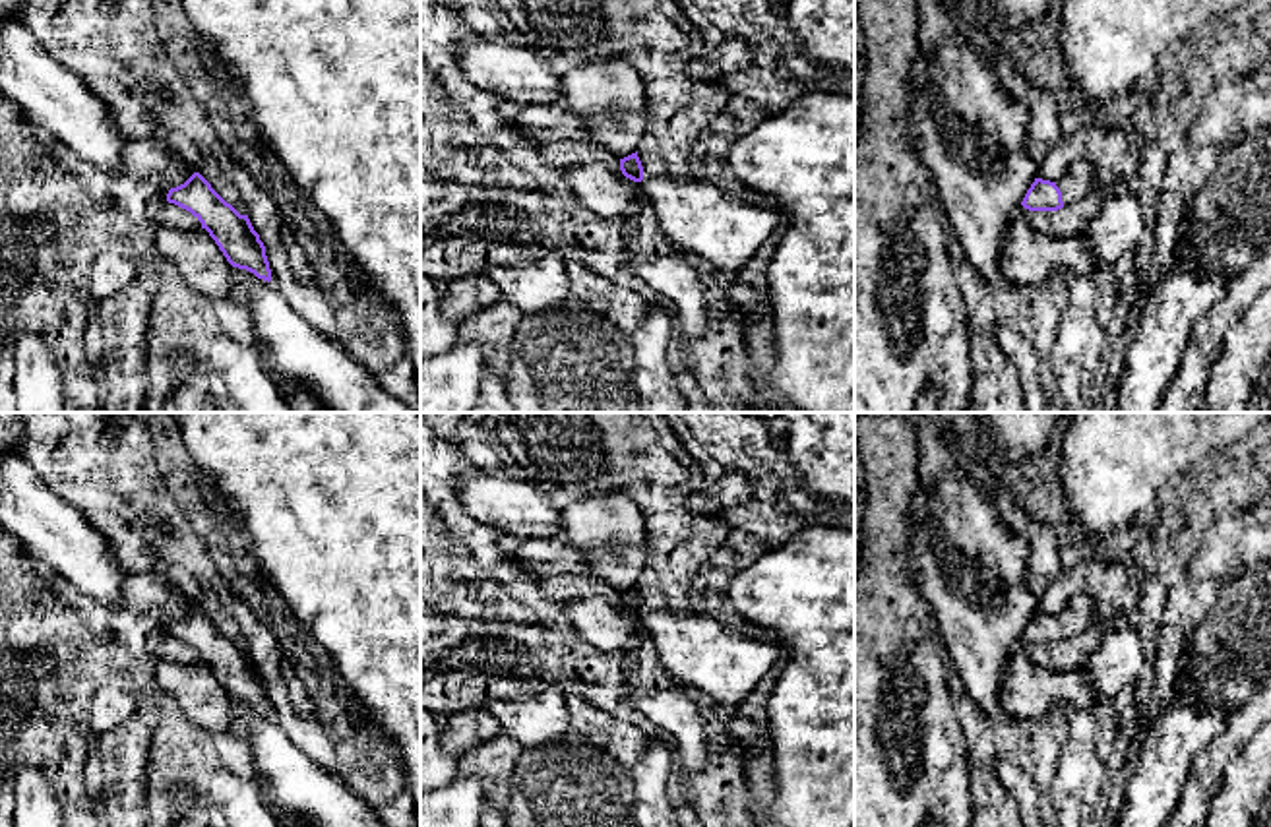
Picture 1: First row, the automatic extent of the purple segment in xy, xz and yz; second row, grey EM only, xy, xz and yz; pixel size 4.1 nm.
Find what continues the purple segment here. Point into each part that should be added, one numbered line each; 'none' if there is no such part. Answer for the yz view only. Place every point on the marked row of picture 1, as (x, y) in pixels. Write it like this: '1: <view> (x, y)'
1: yz (1078, 183)

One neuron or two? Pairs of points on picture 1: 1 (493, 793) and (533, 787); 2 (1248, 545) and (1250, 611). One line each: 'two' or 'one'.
1: two
2: two

